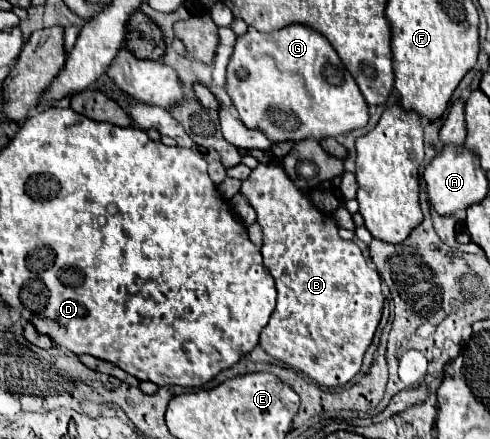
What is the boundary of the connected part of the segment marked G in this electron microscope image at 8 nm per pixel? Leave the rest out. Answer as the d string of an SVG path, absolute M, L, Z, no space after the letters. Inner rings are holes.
M292 23L272 33L260 33L254 27L248 27L242 37L236 37L226 71L226 91L238 109L242 123L250 129L264 131L274 143L302 141L308 137L320 141L326 137L344 135L368 123L368 105L356 81L342 65L338 53L318 31L302 23Z

